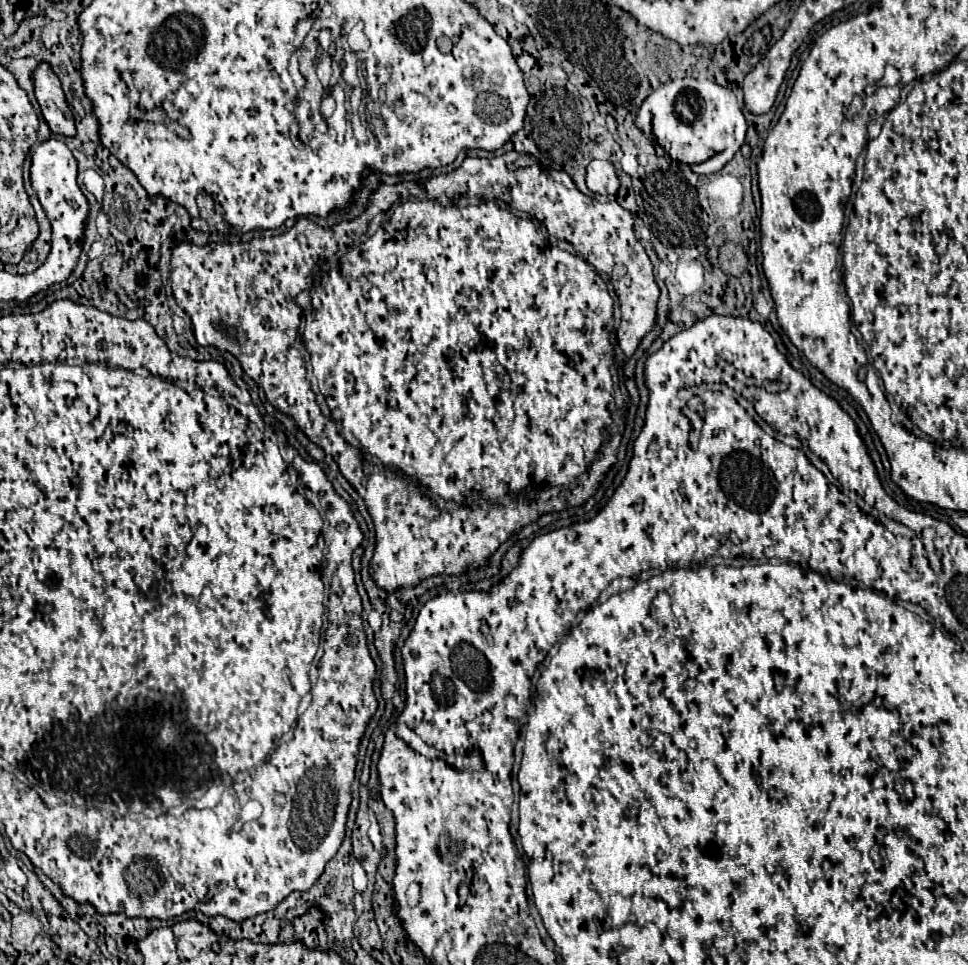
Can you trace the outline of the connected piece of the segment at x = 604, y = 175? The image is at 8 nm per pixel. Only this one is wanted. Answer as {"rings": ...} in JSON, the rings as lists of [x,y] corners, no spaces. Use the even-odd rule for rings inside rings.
{"rings":[[[592,160],[586,170],[588,170],[586,184],[594,194],[612,196],[612,194],[618,192],[620,180],[616,176],[616,170],[614,170],[612,162],[608,162],[608,160]]]}

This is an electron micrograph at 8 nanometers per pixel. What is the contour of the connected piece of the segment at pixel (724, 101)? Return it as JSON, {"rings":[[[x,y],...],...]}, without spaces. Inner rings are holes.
{"rings":[[[672,80],[654,90],[640,108],[640,114],[650,114],[652,134],[656,142],[670,154],[672,160],[684,164],[706,162],[722,150],[738,152],[746,136],[746,120],[730,88],[722,88],[714,82],[698,80]]]}

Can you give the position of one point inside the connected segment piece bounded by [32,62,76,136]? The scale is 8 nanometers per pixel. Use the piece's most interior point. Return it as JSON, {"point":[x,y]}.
{"point":[47,86]}

